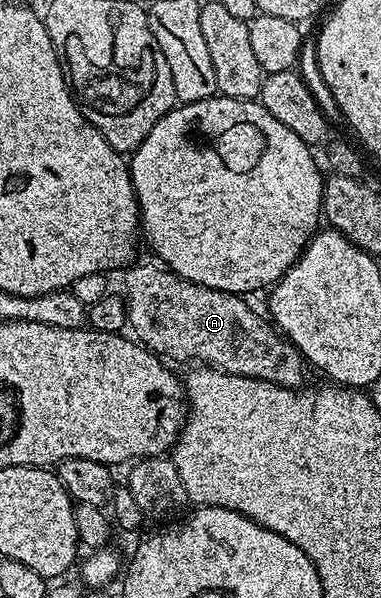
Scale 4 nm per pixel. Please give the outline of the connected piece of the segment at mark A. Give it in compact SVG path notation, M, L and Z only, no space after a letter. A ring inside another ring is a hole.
M133 262L123 272L122 295L127 306L127 326L136 330L135 338L149 351L173 364L193 362L283 387L305 386L310 367L304 356L247 303L247 298L198 285L175 275L159 262L140 262Z

